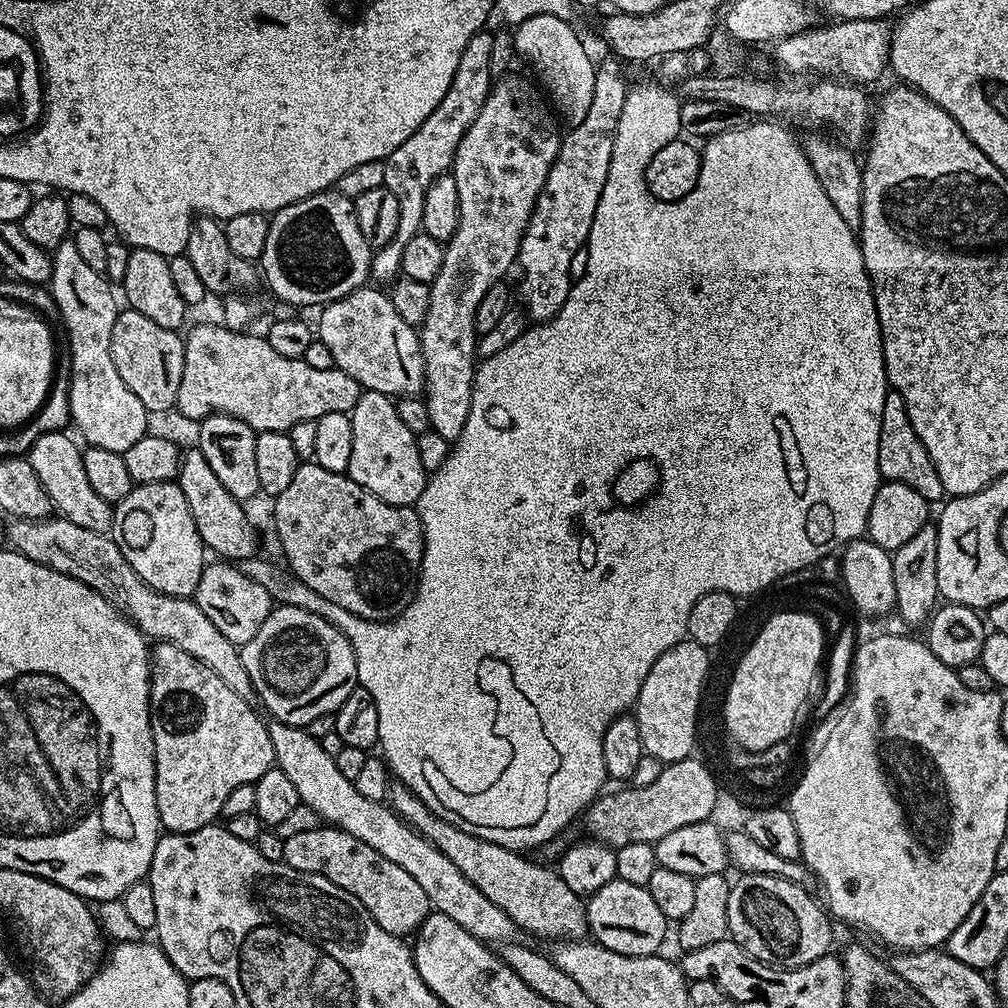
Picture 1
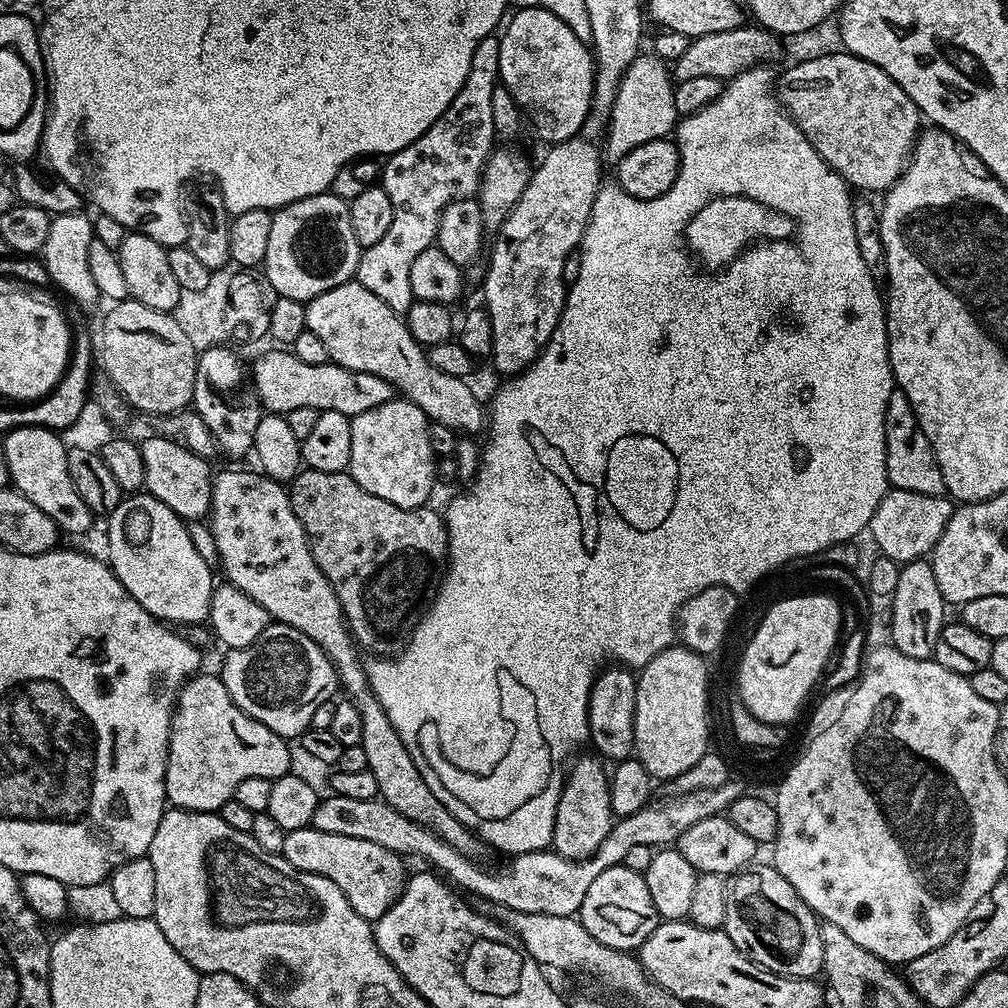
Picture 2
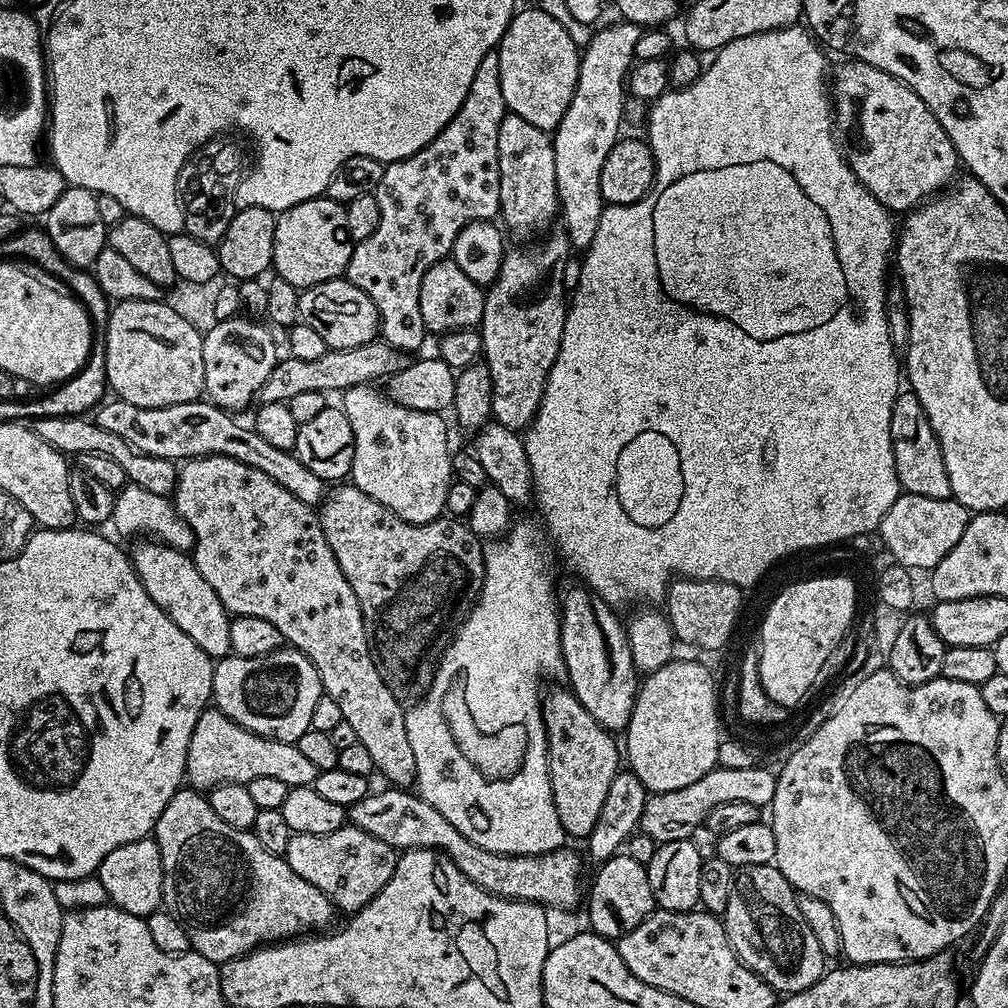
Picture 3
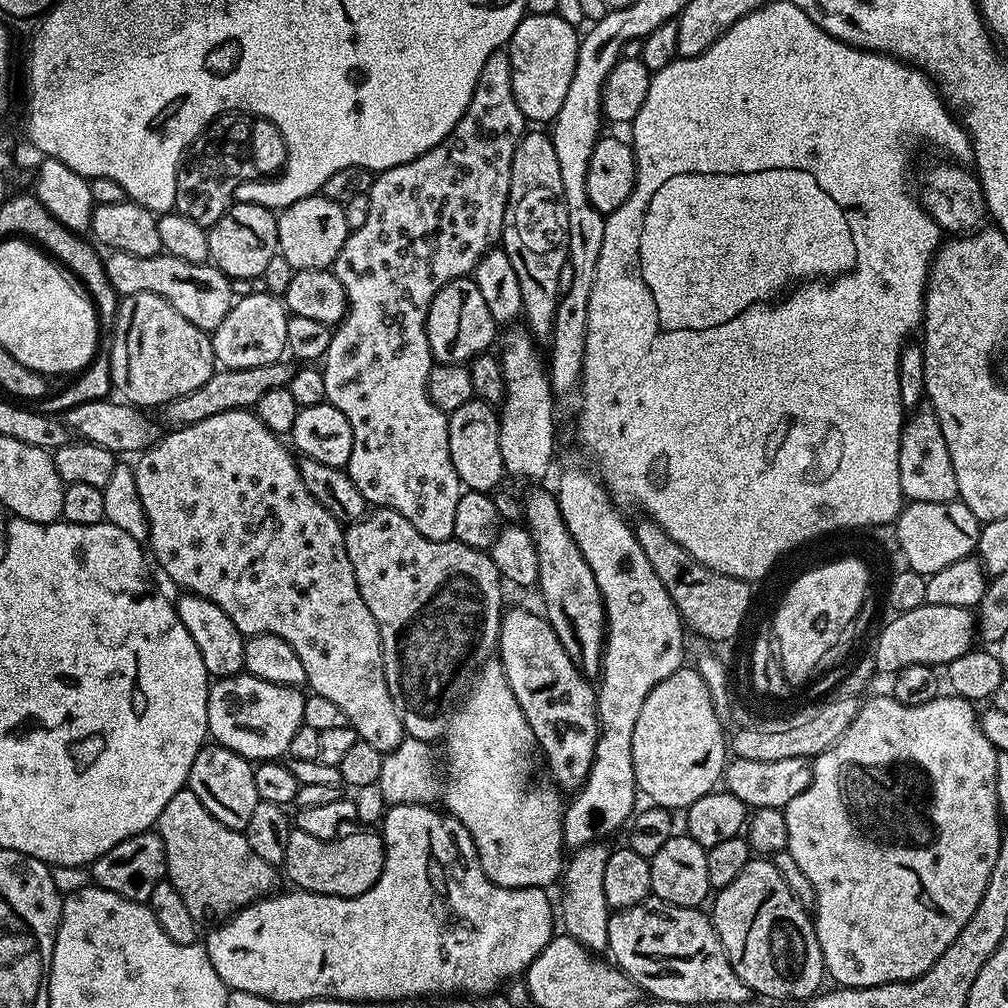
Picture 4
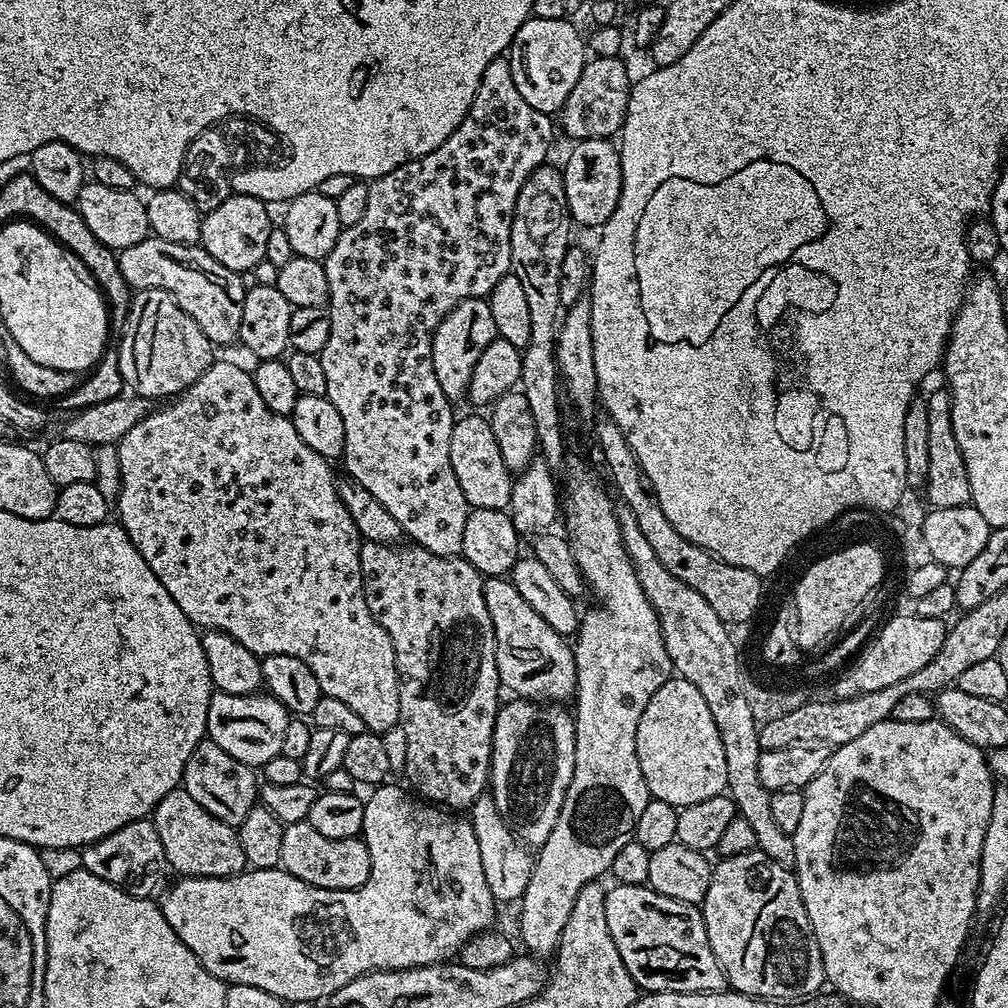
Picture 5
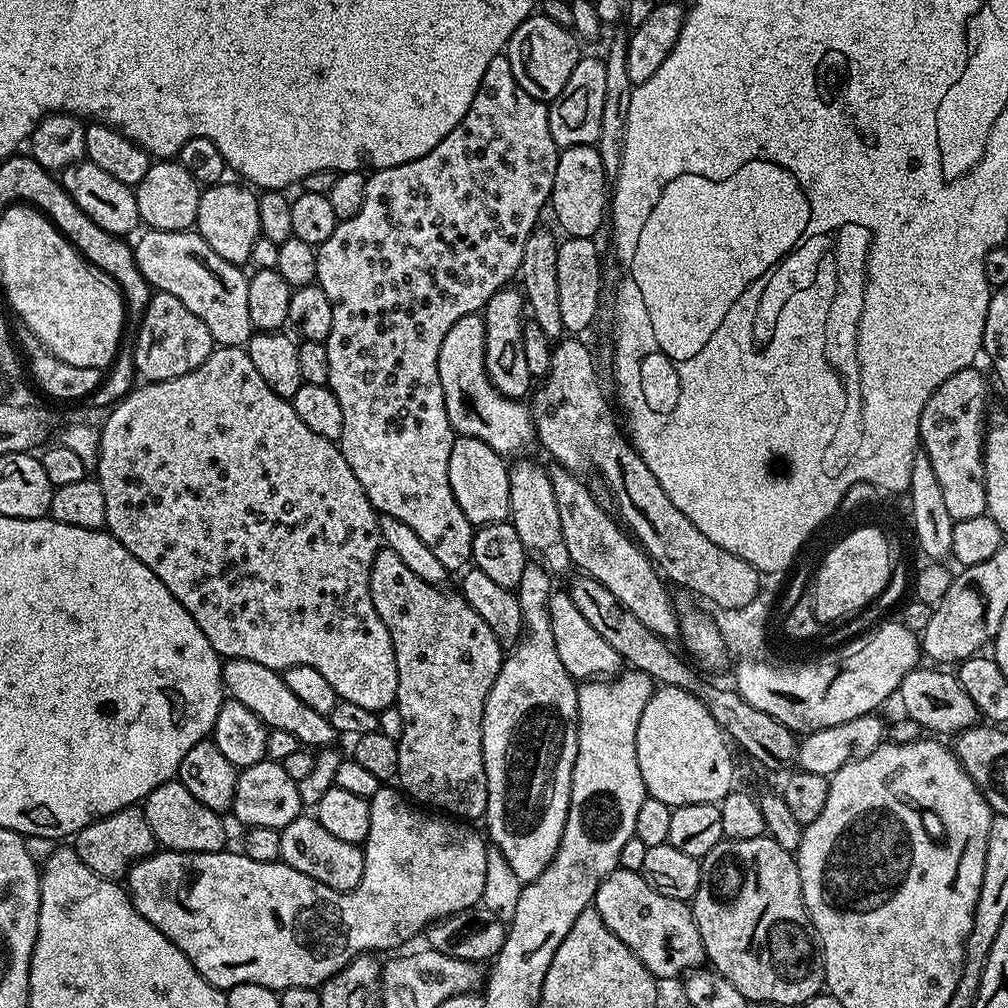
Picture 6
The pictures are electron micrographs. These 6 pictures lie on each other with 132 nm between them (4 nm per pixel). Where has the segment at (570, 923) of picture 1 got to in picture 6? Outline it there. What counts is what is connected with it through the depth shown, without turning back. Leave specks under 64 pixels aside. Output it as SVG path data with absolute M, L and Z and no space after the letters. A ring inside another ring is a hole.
M217 347L208 355L206 362L202 362L202 366L190 370L190 374L182 374L182 378L141 383L133 388L131 394L125 400L121 400L105 416L108 417L105 418L104 424L101 423L99 425L100 457L94 469L94 476L95 479L99 480L102 486L102 494L106 498L107 531L111 532L114 538L118 538L118 542L122 542L122 546L126 546L126 550L130 550L130 554L134 554L134 558L138 558L143 564L150 566L150 570L154 570L154 574L166 586L166 590L170 590L170 594L174 594L174 598L178 598L178 602L187 610L190 618L194 618L194 622L198 622L198 630L202 630L202 634L206 634L210 646L214 646L214 650L218 655L229 660L262 662L262 666L272 668L278 673L283 673L284 669L295 664L314 666L314 670L318 670L318 674L323 674L326 682L330 682L330 686L334 686L339 699L346 702L354 702L356 705L363 706L366 710L377 714L383 708L393 707L396 702L396 691L398 690L398 666L394 658L394 646L390 638L390 630L386 630L382 618L378 618L378 610L374 610L374 602L370 598L370 570L372 569L374 558L380 553L382 547L380 516L376 509L372 507L366 490L362 490L362 482L358 482L358 478L354 478L354 470L350 470L350 462L346 462L346 458L341 454L339 443L335 440L322 438L322 434L314 434L314 430L310 430L310 426L306 426L306 422L302 422L302 418L298 418L291 400L284 400L278 394L274 394L274 390L270 390L270 386L266 386L266 382L262 382L262 374L258 374L258 370L254 370L254 362L250 362L248 353L243 347Z

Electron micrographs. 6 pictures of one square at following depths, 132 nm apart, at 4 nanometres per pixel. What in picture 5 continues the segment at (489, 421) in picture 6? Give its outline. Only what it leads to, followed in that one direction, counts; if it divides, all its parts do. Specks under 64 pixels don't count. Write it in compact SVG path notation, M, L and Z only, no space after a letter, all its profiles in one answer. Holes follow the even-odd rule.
M470 298L458 302L458 306L454 306L454 310L442 318L432 339L432 361L434 378L438 378L438 386L442 386L442 394L446 394L448 400L459 402L467 397L474 366L478 366L478 358L482 358L482 350L486 350L486 346L490 346L495 339L496 327L487 299Z

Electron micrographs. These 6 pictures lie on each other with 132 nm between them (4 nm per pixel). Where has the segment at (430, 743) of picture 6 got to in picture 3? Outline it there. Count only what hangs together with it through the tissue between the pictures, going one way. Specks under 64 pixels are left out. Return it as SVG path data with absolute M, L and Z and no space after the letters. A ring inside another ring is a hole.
M340 482L333 488L336 489L333 492L331 489L318 505L322 534L326 534L326 542L330 546L330 550L334 550L334 558L338 558L338 566L342 566L342 574L346 578L346 582L350 582L350 590L354 590L354 598L358 598L364 627L367 628L369 634L368 645L372 651L374 666L378 666L378 674L382 674L382 682L386 682L386 686L390 686L396 700L401 702L419 701L427 694L428 688L432 684L436 666L440 663L444 649L452 643L456 629L464 623L469 612L476 605L476 599L480 596L484 581L484 544L481 537L475 536L468 529L467 523L463 519L441 518L425 524L411 524L398 518L398 514L386 510L386 506L382 506L382 502L374 502L374 498L370 498L370 494L362 494L362 490L358 490L351 482Z

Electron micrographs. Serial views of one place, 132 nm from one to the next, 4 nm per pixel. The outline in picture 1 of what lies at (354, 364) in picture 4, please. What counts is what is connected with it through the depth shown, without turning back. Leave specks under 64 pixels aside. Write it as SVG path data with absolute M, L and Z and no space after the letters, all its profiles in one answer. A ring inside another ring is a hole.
M488 30L476 32L474 38L470 38L470 42L466 42L466 50L462 50L462 58L458 58L458 70L454 70L454 82L450 82L450 90L446 90L446 98L442 98L442 102L438 102L438 106L434 106L430 118L426 118L426 122L422 122L422 126L418 126L418 130L414 130L414 134L410 134L410 138L406 138L406 142L402 142L402 146L398 146L398 150L394 150L383 161L386 166L384 187L390 190L390 194L394 194L394 198L398 202L400 217L394 238L386 246L375 249L372 253L370 276L377 285L391 285L401 275L402 250L406 246L406 242L410 242L410 238L414 238L422 230L420 223L422 222L422 209L426 206L426 190L439 176L445 175L451 169L458 144L462 142L470 122L474 122L474 118L478 118L478 110L482 110L482 106L486 102L488 92L494 83L494 78L490 74L490 53L493 46L494 35ZM364 390L350 415L354 426L354 443L346 474L358 482L358 486L370 490L370 494L382 498L382 502L390 506L415 506L428 484L429 473L424 471L418 458L417 433L410 431L402 423L402 418L398 418L396 400L381 392Z

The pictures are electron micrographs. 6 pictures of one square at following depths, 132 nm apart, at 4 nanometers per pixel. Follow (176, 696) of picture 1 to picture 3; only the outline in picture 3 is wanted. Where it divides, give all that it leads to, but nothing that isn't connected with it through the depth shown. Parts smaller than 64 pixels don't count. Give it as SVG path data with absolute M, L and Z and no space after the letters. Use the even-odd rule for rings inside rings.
M215 706L205 708L194 726L186 754L186 766L188 767L187 783L197 790L211 790L222 784L247 785L254 778L279 778L281 782L286 782L289 788L307 788L315 785L317 774L316 767L296 749L295 744L287 744L281 740L269 740L266 736L254 734L238 726L238 722L222 714Z

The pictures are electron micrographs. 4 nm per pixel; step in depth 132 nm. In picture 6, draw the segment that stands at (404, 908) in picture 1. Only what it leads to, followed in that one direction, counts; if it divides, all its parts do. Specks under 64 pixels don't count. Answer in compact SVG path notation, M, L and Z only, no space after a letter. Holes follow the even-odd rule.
M301 814L294 822L280 829L282 850L280 860L289 864L298 874L306 874L306 878L314 878L314 882L322 882L330 890L349 892L362 882L364 873L364 850L359 844L342 842L342 838L334 838L334 834L322 830L322 826L311 815Z

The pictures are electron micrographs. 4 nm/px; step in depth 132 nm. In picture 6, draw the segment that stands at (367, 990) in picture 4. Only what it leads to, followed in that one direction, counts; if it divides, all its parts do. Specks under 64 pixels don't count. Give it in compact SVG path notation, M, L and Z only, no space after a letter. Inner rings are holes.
M382 786L382 787L381 787L381 788L380 788L380 789L378 789L378 791L377 791L377 792L376 792L376 793L375 793L375 794L374 794L374 795L372 795L372 796L371 796L371 797L370 797L370 834L369 834L369 835L368 835L368 836L367 836L367 837L366 837L366 839L365 839L365 840L364 840L364 843L363 843L363 845L362 845L362 847L363 847L363 850L364 850L364 873L363 873L363 874L362 874L362 882L358 882L358 886L357 886L357 887L356 887L356 888L355 888L355 889L354 889L354 890L350 890L350 891L349 891L349 892L339 892L339 891L338 891L338 890L330 890L330 889L329 889L329 888L327 888L327 887L326 887L326 886L322 886L322 882L314 882L314 878L306 878L306 874L298 874L298 870L294 870L294 869L293 869L293 868L291 868L291 867L290 867L290 865L289 865L289 864L286 864L286 863L283 863L283 862L277 862L277 863L275 863L275 864L271 864L271 863L270 863L270 862L254 862L254 858L250 858L250 857L249 857L249 856L246 856L246 855L244 855L244 853L243 853L243 851L240 851L240 850L236 850L236 852L228 852L228 851L229 851L229 850L221 850L221 851L219 851L219 852L170 852L170 851L167 851L167 850L157 850L157 851L155 851L155 852L153 852L153 853L152 853L152 855L150 855L150 856L148 856L148 857L146 857L146 859L144 859L144 860L139 860L139 861L138 861L138 863L136 863L136 864L134 864L134 865L132 865L132 867L131 867L131 868L129 868L129 869L128 869L128 871L127 871L127 873L126 873L126 881L127 881L127 880L128 880L128 884L127 884L127 883L126 883L126 891L127 891L127 893L128 893L128 895L129 895L129 896L131 896L131 898L132 898L132 904L133 904L133 905L134 905L134 906L135 906L135 908L136 908L136 909L137 909L137 910L138 910L138 914L142 914L142 918L146 918L146 922L150 922L150 923L151 923L151 924L152 924L152 925L153 925L153 926L155 926L155 928L156 928L156 929L157 929L157 930L158 930L158 931L159 931L159 932L161 932L161 933L162 933L162 934L166 934L166 938L170 938L170 942L174 942L174 946L178 946L178 950L182 950L182 954L186 954L186 958L190 958L190 962L191 962L191 963L192 963L192 965L193 965L193 966L194 966L194 970L198 970L198 974L202 974L202 978L206 978L206 982L210 982L210 983L211 983L211 984L213 984L213 985L214 985L214 986L215 986L215 987L216 987L216 988L219 988L219 989L221 989L221 990L227 990L227 989L229 989L229 988L233 988L233 987L234 987L234 986L238 986L238 985L239 985L239 984L257 984L257 985L258 985L258 986L266 986L266 987L267 987L267 988L270 988L270 989L273 989L273 990L283 990L283 989L285 989L285 988L293 988L293 987L294 987L294 986L306 986L306 987L307 987L307 988L315 988L315 989L319 989L319 987L320 987L320 985L322 985L322 984L324 984L324 983L325 983L325 982L327 982L327 980L328 980L328 979L330 979L330 978L331 978L331 976L333 976L333 975L334 975L334 974L338 974L338 973L339 973L339 972L341 972L341 971L342 971L342 970L343 970L343 968L345 968L345 967L346 967L346 966L347 966L347 964L349 964L349 962L350 962L350 961L351 961L351 960L353 960L353 958L354 958L354 957L355 957L355 956L359 956L359 955L361 955L361 954L381 954L381 953L380 953L380 952L388 952L388 951L389 951L389 952L388 952L388 953L391 953L391 952L392 952L392 951L393 951L393 950L396 950L396 949L392 949L392 950L391 950L391 948L396 948L396 947L398 947L398 946L399 946L399 944L404 944L404 943L406 943L406 942L407 942L407 940L412 940L412 939L414 939L414 938L415 938L415 936L416 936L416 935L418 935L418 934L419 934L419 932L420 932L420 935L421 935L421 933L423 933L423 932L424 932L424 931L425 931L425 929L427 929L427 928L428 928L428 926L429 926L429 925L431 925L431 924L433 924L433 923L435 923L435 922L436 922L436 921L438 921L438 920L445 920L445 919L447 919L447 918L448 918L448 917L449 917L449 916L452 916L452 915L454 915L454 914L456 914L456 913L457 913L457 912L462 912L462 911L466 911L466 910L467 910L467 909L468 909L468 908L474 908L474 907L477 907L477 905L479 905L479 904L480 904L480 903L481 903L481 899L480 899L480 895L481 895L481 894L482 894L482 886L486 886L486 858L487 858L487 857L488 857L488 849L489 849L489 845L488 845L488 844L487 844L487 843L486 843L486 840L485 840L485 837L484 837L484 836L483 836L483 835L481 835L481 833L480 833L480 836L481 836L481 837L480 837L480 836L479 836L479 834L478 834L478 833L476 833L476 832L475 832L475 830L474 830L474 829L472 829L472 828L475 828L475 827L472 827L472 826L469 826L469 825L468 825L468 824L467 824L467 823L464 823L464 822L457 822L457 821L456 821L456 820L455 820L455 819L452 819L452 818L445 818L445 817L444 817L444 816L443 816L443 815L440 815L440 814L433 814L433 813L432 813L432 812L431 812L431 811L428 811L428 810L425 810L425 809L424 809L424 808L423 808L423 807L420 807L420 806L417 806L417 805L416 805L416 804L415 804L415 803L413 803L413 801L412 801L412 800L411 800L411 799L409 799L409 797L408 797L408 796L407 796L407 795L405 795L405 793L404 793L404 792L403 792L403 791L400 791L400 790L397 790L397 789L396 789L396 788L395 788L395 787L393 787L393 788L394 788L394 789L392 789L392 786Z

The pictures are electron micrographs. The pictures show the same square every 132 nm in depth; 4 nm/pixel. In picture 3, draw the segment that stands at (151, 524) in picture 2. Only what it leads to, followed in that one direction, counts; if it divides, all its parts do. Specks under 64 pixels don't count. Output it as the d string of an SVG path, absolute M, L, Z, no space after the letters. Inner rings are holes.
M140 542L136 549L131 549L132 565L146 586L146 594L158 602L160 609L166 613L205 654L213 658L223 658L232 651L230 646L230 613L222 606L218 594L210 587L210 582L198 574L198 566L192 561L191 555L179 552L159 542Z

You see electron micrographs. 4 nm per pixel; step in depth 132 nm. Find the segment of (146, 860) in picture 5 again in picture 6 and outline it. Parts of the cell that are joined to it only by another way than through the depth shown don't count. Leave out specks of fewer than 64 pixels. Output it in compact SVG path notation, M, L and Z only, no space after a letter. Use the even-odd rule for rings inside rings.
M140 806L123 808L106 818L96 820L74 837L74 847L78 858L94 874L105 876L107 880L123 877L132 865L144 860L157 851L158 845Z

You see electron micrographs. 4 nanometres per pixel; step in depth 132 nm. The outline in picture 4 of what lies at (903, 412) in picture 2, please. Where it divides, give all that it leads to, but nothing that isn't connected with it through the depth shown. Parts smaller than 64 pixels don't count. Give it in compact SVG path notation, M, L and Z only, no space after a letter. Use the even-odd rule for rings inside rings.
M921 406L905 419L904 427L900 430L900 449L898 450L898 482L908 502L950 502L957 499L960 495L958 490L958 478L954 478L954 462L950 462L950 450L946 450L946 438L942 438L942 426L938 426L938 418L933 414L931 407Z

